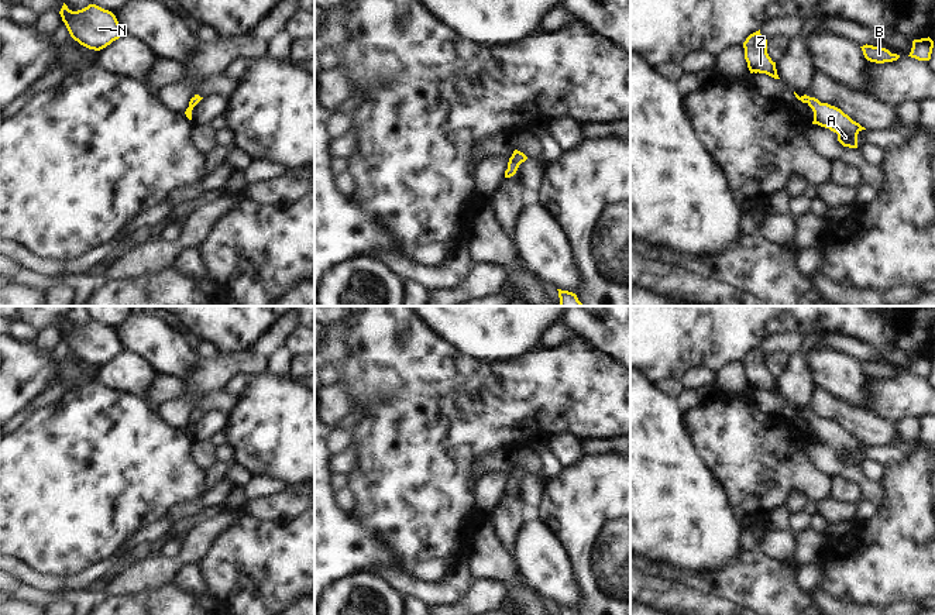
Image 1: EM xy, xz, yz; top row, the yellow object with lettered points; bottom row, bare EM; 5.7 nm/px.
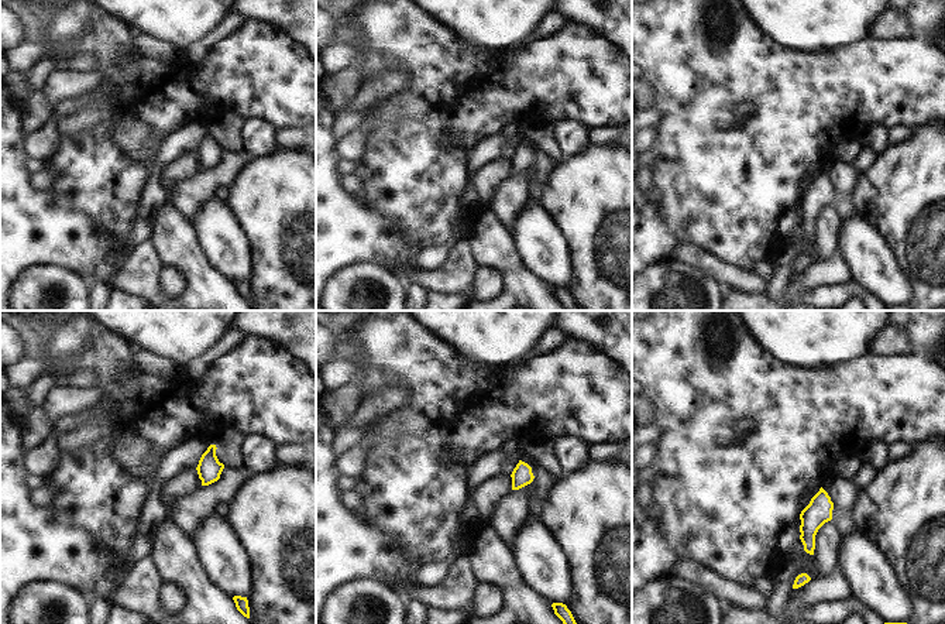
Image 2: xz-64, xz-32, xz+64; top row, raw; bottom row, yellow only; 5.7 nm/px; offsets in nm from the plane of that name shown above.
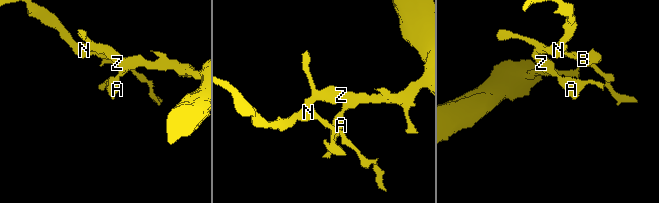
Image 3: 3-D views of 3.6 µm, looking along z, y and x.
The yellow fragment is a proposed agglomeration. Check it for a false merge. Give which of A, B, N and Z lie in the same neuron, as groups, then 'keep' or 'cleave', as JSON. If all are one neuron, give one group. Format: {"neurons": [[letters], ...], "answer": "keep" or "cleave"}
{"neurons": [["A", "B", "N", "Z"]], "answer": "keep"}

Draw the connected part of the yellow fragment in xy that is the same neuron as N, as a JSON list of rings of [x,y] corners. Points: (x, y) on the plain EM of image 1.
[[[63,319],[59,330],[71,353],[89,365],[100,367],[124,350],[116,331],[96,320],[72,327]]]

